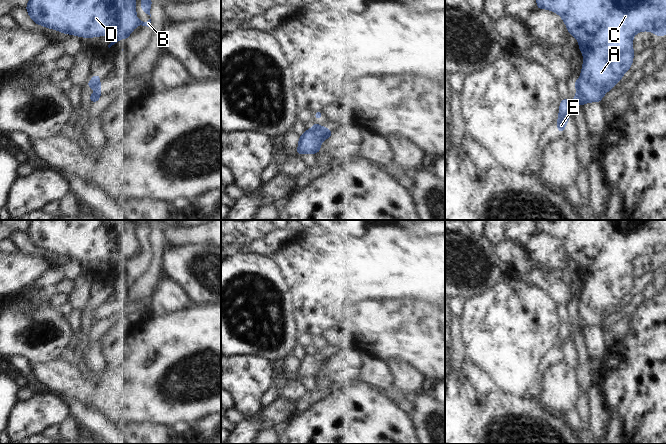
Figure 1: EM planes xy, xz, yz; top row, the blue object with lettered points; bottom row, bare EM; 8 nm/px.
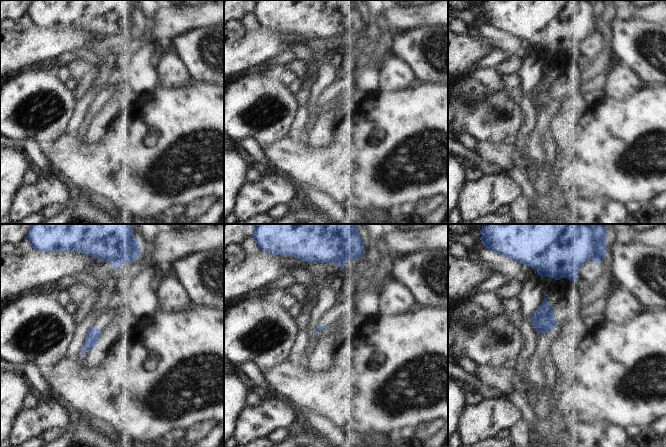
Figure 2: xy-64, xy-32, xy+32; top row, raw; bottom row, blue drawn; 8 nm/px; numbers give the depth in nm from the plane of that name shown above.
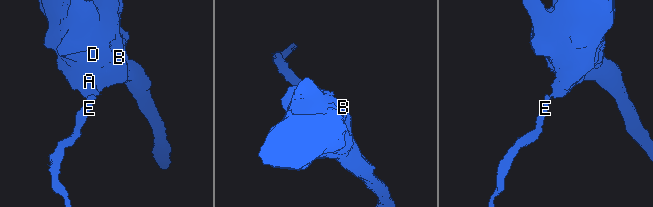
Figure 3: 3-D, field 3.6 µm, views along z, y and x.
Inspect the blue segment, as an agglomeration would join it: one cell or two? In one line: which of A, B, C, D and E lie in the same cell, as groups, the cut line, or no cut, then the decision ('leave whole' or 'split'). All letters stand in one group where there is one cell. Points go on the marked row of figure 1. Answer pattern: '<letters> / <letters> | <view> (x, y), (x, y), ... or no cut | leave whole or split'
A B C D / E | yz (575, 97), (576, 100) | split

